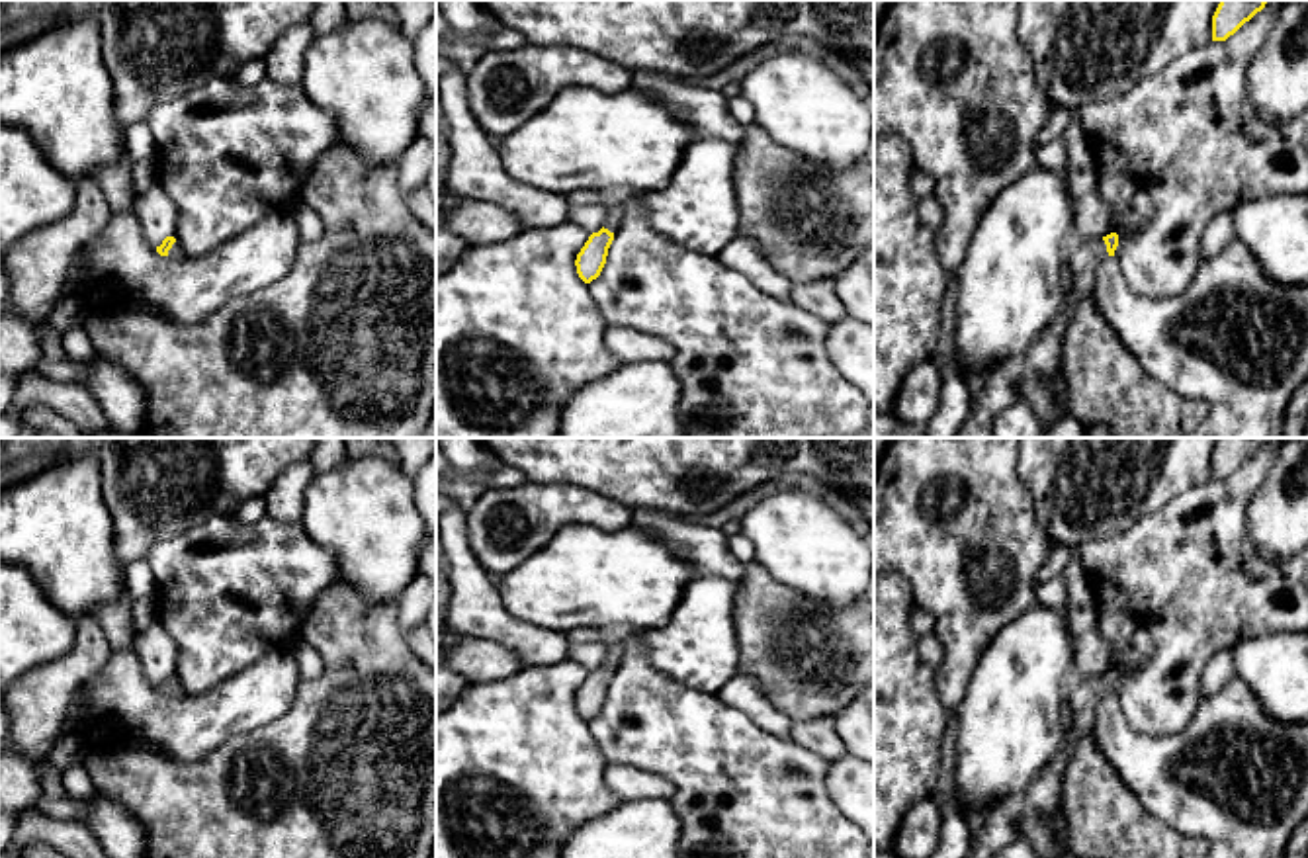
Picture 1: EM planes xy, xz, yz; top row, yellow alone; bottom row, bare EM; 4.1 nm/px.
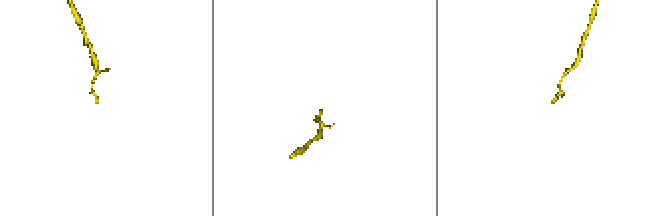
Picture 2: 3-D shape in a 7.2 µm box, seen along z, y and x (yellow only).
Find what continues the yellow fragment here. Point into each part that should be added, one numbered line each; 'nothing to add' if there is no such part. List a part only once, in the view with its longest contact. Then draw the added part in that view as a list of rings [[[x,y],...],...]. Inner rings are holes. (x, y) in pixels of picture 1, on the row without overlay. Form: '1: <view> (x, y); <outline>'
1: yz (1041, 817); [[[1101,674],[1093,678],[1069,676],[1062,686],[1062,696],[1071,706],[1071,729],[1066,735],[1064,749],[1025,790],[1015,811],[1019,835],[1038,858],[1062,858],[1071,852],[1062,797],[1064,776],[1077,743],[1093,731],[1095,708],[1107,694],[1107,682]]]

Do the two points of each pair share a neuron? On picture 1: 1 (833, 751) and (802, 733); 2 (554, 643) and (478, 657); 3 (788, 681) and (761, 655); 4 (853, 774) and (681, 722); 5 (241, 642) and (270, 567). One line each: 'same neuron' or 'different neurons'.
1: same neuron
2: different neurons
3: same neuron
4: different neurons
5: same neuron

